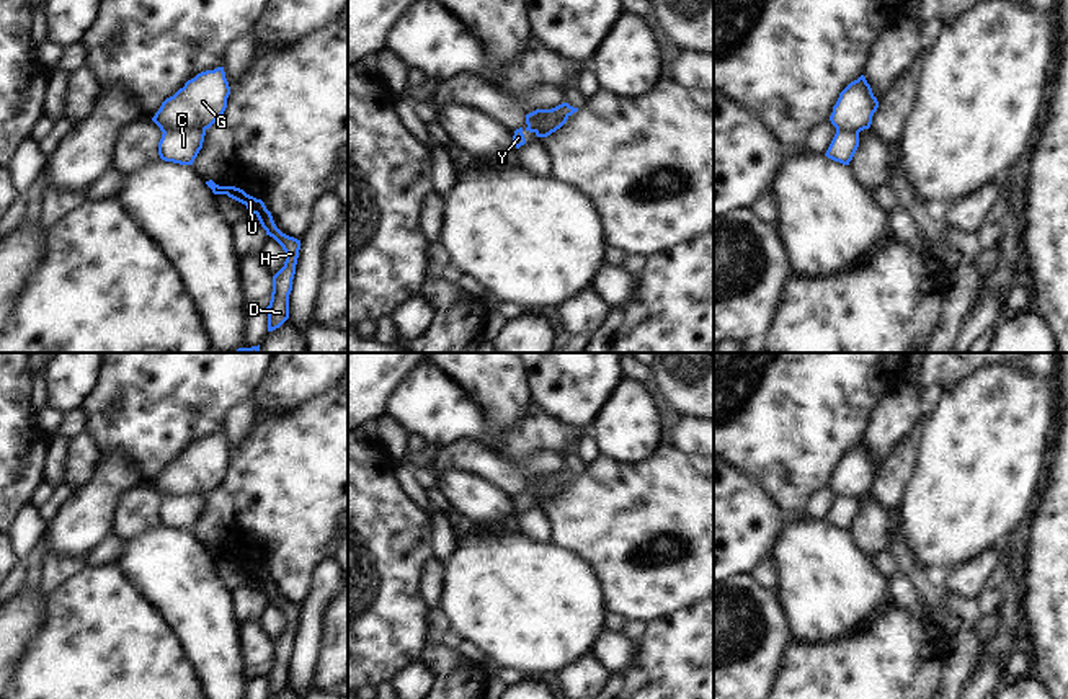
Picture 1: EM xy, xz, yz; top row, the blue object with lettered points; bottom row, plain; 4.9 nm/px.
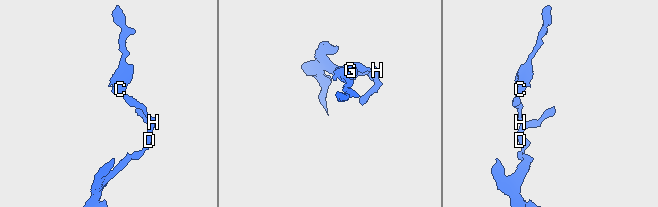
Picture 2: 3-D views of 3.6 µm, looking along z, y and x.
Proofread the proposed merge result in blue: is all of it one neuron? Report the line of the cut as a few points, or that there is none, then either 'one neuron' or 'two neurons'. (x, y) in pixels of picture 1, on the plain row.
xy (204, 494), (173, 494), (164, 498) | two neurons

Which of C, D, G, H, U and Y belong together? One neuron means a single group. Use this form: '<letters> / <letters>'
C D H U Y / G

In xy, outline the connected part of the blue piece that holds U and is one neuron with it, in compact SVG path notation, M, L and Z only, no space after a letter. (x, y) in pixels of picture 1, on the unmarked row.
M212 545L206 547L206 550L214 560L227 560L229 563L245 570L248 578L258 583L261 593L266 596L266 601L273 603L286 617L284 632L273 642L271 666L266 673L268 697L273 697L289 684L289 660L292 657L300 606L283 599L276 593L271 578L261 565L256 565L235 552L219 552Z

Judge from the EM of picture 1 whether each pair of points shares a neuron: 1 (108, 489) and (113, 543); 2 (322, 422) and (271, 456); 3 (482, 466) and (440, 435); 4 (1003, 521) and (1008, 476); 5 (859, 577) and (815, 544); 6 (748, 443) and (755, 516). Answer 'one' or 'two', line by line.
1: two
2: one
3: two
4: one
5: one
6: two

